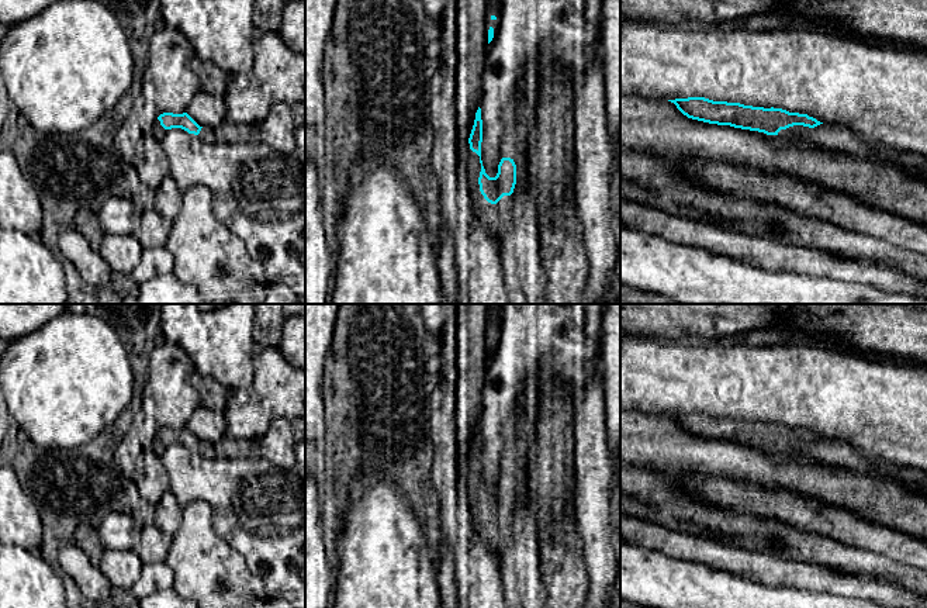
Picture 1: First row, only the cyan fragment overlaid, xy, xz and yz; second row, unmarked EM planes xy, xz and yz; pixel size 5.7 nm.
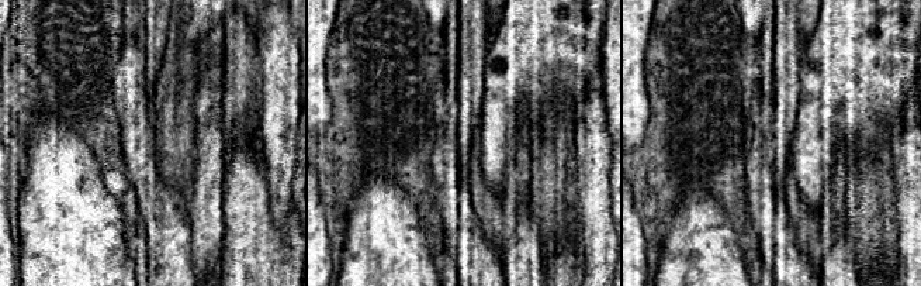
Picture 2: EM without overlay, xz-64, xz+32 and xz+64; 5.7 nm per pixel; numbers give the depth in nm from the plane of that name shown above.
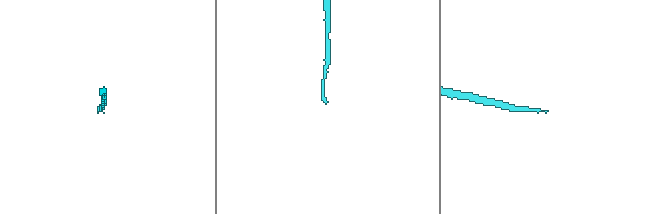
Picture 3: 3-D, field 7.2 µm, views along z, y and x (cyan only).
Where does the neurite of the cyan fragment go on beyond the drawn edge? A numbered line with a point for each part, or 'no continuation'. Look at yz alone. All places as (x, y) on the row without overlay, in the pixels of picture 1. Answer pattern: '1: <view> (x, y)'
1: yz (833, 453)

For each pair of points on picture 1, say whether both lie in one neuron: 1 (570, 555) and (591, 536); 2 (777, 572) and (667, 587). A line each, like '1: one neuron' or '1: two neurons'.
1: two neurons
2: two neurons

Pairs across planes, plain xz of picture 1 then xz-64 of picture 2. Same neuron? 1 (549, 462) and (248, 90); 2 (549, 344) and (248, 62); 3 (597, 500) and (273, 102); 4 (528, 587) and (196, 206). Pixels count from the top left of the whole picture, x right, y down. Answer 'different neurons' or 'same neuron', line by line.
1: same neuron
2: different neurons
3: same neuron
4: same neuron

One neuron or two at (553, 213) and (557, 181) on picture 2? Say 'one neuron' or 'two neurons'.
one neuron

